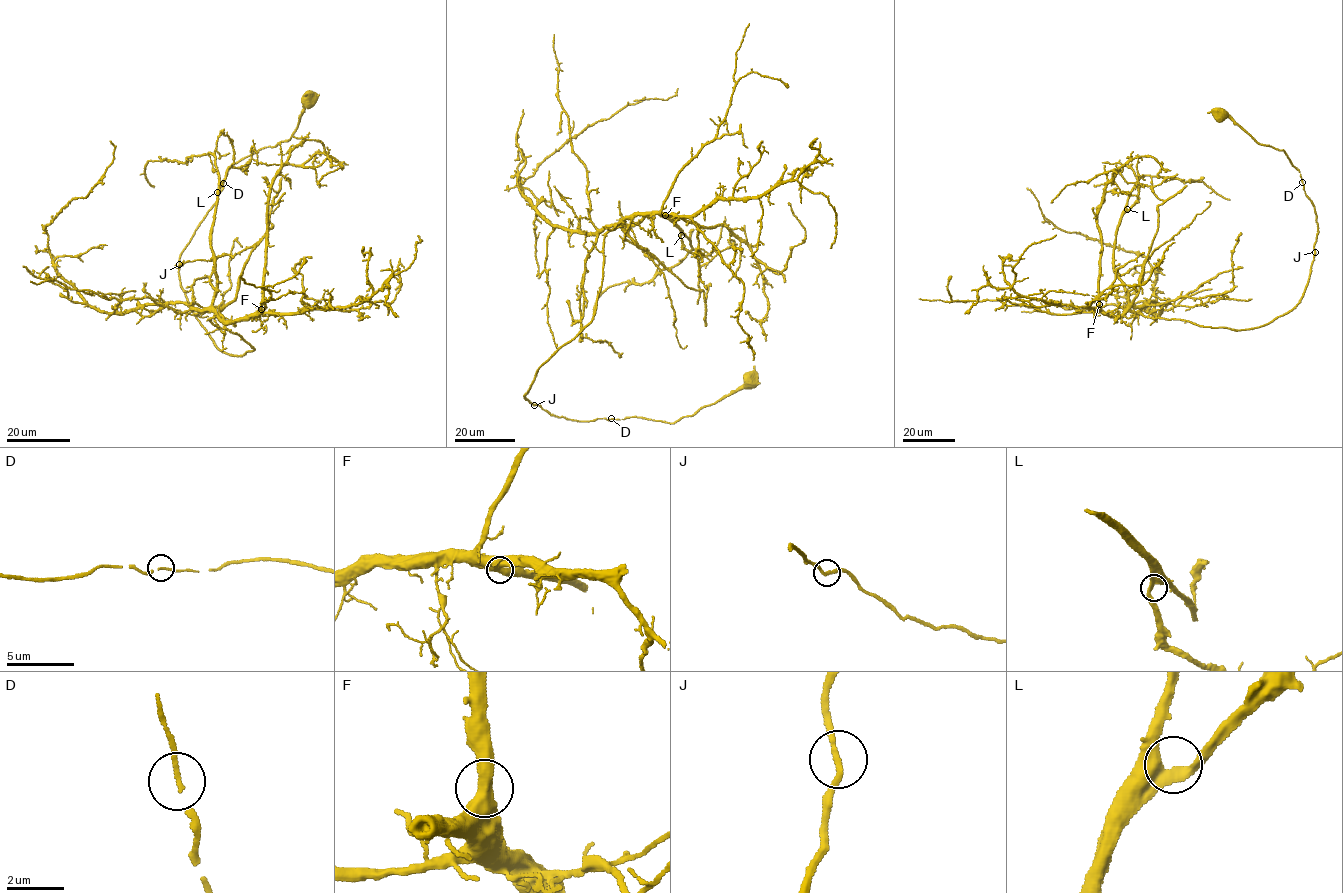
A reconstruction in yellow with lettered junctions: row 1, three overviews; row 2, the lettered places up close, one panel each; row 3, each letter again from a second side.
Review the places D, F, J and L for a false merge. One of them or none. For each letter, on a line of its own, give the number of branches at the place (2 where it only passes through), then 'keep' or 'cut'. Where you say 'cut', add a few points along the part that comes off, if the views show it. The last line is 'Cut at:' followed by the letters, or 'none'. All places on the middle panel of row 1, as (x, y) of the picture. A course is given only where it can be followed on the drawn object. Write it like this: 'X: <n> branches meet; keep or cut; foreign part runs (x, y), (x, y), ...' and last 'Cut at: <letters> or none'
D: 2 branches meet; keep
F: 2 branches meet; keep
J: 2 branches meet; keep
L: 2 branches meet; keep
Cut at: none

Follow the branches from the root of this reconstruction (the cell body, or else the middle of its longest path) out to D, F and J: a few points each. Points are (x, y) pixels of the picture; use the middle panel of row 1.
D: (747, 379), (735, 390), (674, 423), (638, 417), (611, 418)
F: (747, 379), (674, 423), (573, 420), (524, 397), (540, 367), (593, 316), (605, 234), (638, 215), (665, 215)
J: (747, 379), (735, 390), (674, 423), (638, 417), (573, 420), (551, 414), (534, 405)

